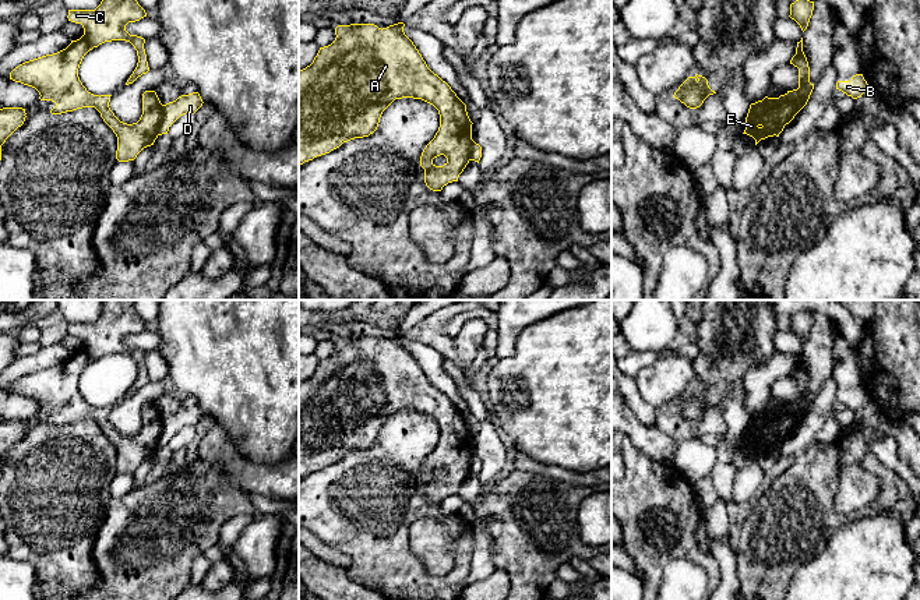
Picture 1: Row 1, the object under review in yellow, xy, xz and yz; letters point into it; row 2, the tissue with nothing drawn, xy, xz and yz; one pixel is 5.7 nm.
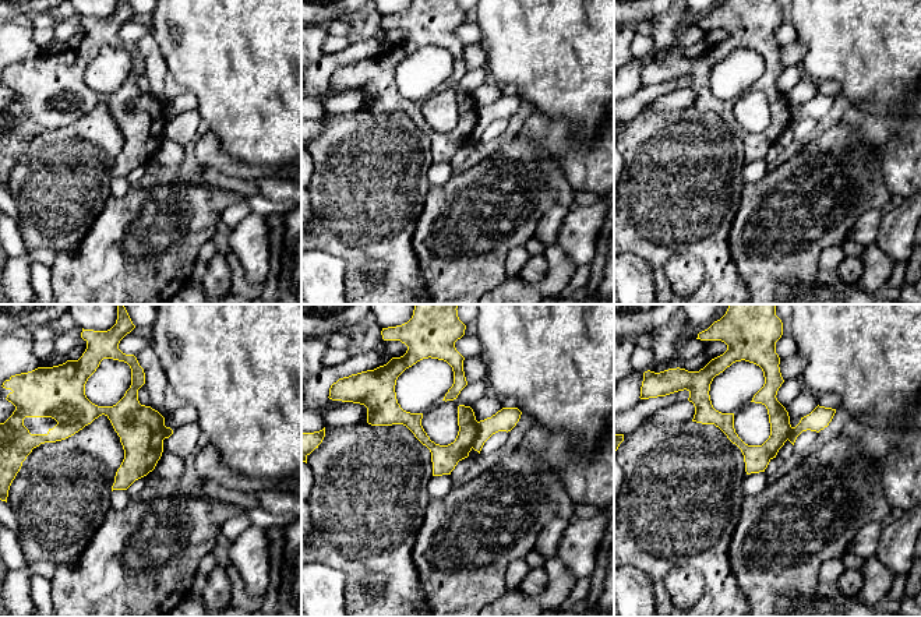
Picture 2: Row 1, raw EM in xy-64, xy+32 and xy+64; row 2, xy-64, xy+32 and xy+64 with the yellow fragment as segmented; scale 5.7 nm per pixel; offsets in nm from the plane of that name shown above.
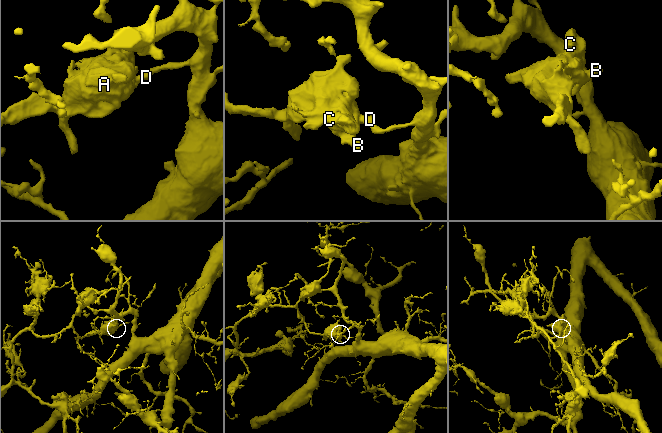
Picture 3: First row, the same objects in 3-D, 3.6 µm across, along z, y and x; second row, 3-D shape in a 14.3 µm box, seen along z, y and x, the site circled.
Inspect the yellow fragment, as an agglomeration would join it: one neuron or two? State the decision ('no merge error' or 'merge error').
merge error

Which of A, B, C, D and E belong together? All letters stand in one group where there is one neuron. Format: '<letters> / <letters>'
A B C E / D

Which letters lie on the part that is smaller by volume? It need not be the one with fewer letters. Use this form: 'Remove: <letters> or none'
Remove: A, B, C, E

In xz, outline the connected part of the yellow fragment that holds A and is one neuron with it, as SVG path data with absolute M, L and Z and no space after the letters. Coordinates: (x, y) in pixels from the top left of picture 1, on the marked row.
M403 22L378 28L374 24L350 24L335 28L335 40L320 47L313 63L299 70L299 163L329 153L343 142L373 134L383 112L402 98L422 99L440 114L440 127L420 156L424 183L433 191L458 181L470 160L472 121L466 105L451 87L434 74L413 42L403 32Z

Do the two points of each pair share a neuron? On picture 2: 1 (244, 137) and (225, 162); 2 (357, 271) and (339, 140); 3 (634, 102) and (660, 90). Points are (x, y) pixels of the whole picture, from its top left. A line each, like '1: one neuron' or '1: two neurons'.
1: two neurons
2: one neuron
3: one neuron

